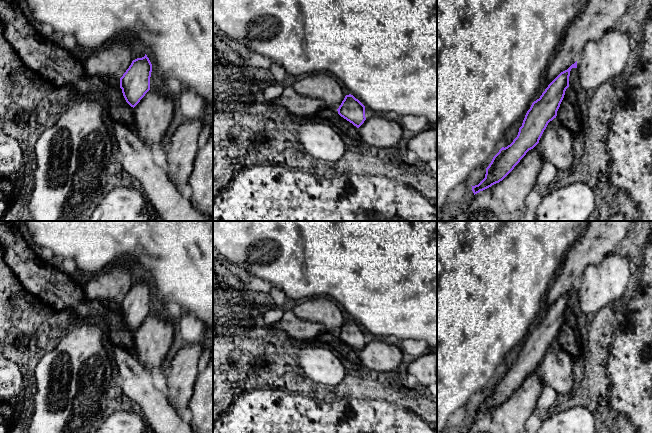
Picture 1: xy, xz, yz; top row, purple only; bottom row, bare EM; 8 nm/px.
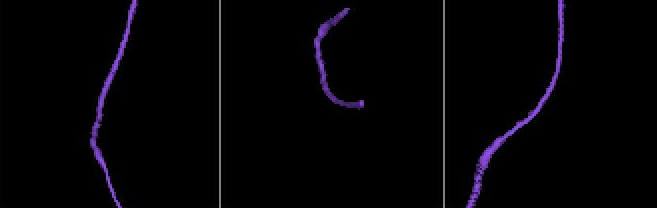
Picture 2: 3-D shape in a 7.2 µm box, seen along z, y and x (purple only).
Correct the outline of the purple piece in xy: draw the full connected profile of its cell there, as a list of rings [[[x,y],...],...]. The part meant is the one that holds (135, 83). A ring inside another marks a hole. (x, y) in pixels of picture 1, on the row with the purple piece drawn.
[[[145,54],[132,61],[129,68],[120,78],[120,88],[126,102],[135,107],[150,90],[152,64]]]

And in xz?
[[[351,94],[345,96],[337,111],[341,117],[357,128],[366,120],[365,106]]]

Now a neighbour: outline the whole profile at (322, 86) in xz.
[[[325,72],[304,75],[293,82],[293,90],[302,96],[315,98],[326,103],[331,109],[338,109],[346,96],[337,79]]]

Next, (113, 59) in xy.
[[[117,39],[92,52],[83,69],[89,77],[112,76],[120,79],[132,61],[131,41]]]

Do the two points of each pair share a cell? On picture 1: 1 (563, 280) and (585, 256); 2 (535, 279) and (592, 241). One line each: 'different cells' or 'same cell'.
1: same cell
2: different cells

